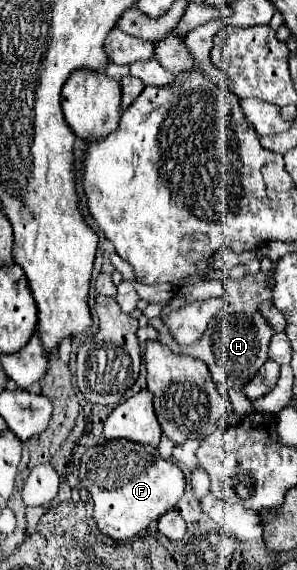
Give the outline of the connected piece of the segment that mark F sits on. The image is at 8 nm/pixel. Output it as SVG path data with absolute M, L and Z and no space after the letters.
M123 439L89 447L79 463L79 481L91 493L93 519L99 531L115 541L131 539L147 529L151 521L173 509L185 491L183 471L175 463L163 459L153 445Z

